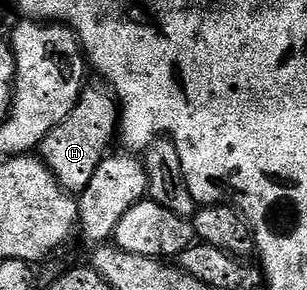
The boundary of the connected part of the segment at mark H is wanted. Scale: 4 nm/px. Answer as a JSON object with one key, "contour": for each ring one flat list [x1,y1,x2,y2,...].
{"contour":[[90,83,81,89,81,97,77,99,77,105,67,114,67,118,43,142,39,145,40,159,44,160,55,178,60,184,74,194,79,194,91,182,95,170,110,155,109,148,119,136,119,125,121,124,121,105,118,104,112,88,104,83]]}

